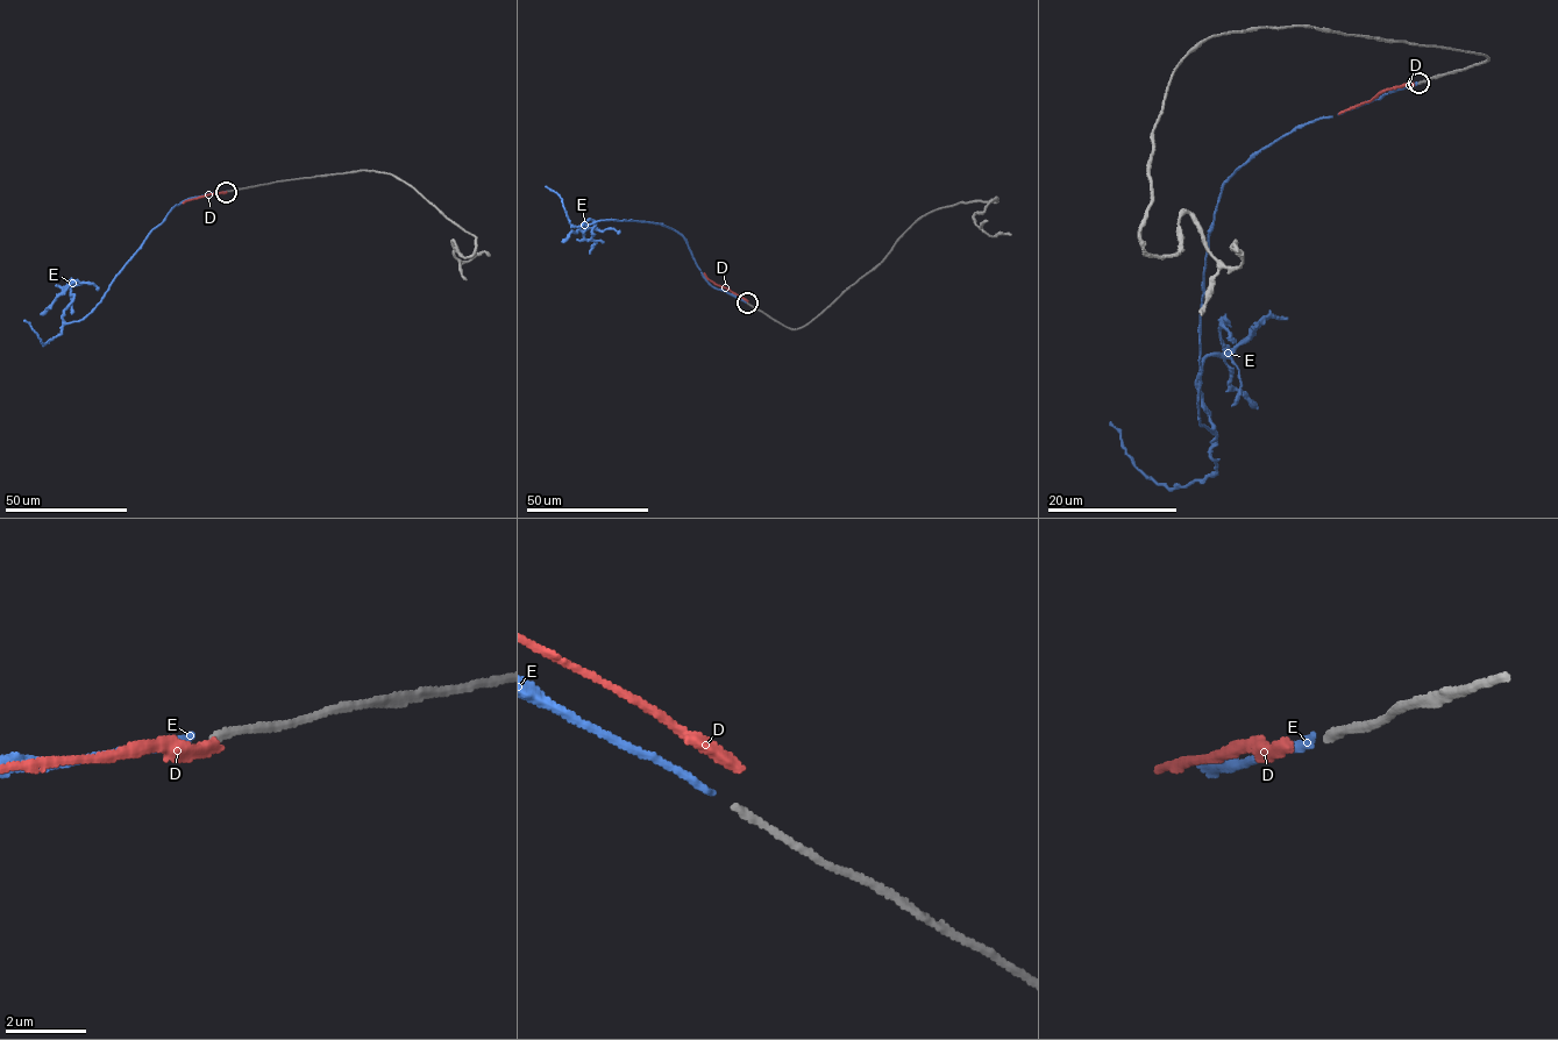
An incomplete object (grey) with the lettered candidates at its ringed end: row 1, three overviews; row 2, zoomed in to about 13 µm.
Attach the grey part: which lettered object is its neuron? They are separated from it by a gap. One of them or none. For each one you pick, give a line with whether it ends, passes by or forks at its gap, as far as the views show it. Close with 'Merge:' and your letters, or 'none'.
E: it ends
Merge: E

